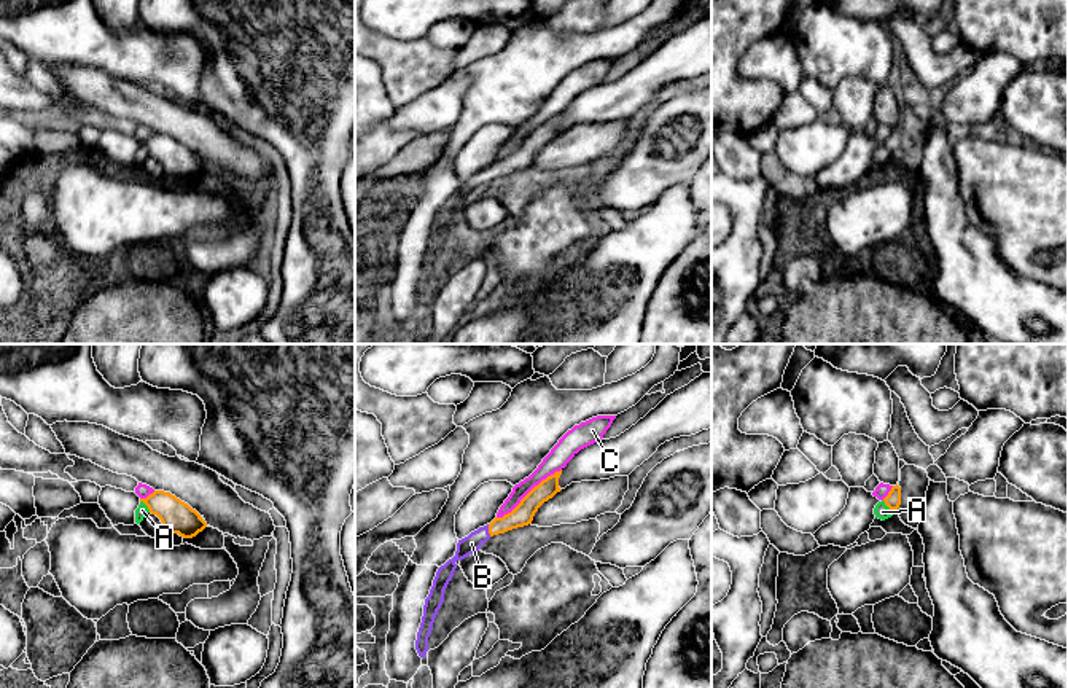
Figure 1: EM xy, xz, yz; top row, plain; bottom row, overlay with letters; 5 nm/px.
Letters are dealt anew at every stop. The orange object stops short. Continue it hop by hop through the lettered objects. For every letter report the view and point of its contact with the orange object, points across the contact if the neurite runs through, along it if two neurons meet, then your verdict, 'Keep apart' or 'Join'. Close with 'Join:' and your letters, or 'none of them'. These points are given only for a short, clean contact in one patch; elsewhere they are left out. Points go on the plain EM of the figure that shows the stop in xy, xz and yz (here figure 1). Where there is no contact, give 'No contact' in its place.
A: Touches orange at yz (890, 152). Boundary: yz (882, 144), (896, 155). Keep apart
B: Touches orange at xz (489, 174). Path across: xz (522, 158), (489, 174), (471, 187). Join
C: Touches orange at xz (529, 136). Keep apart
Join: B

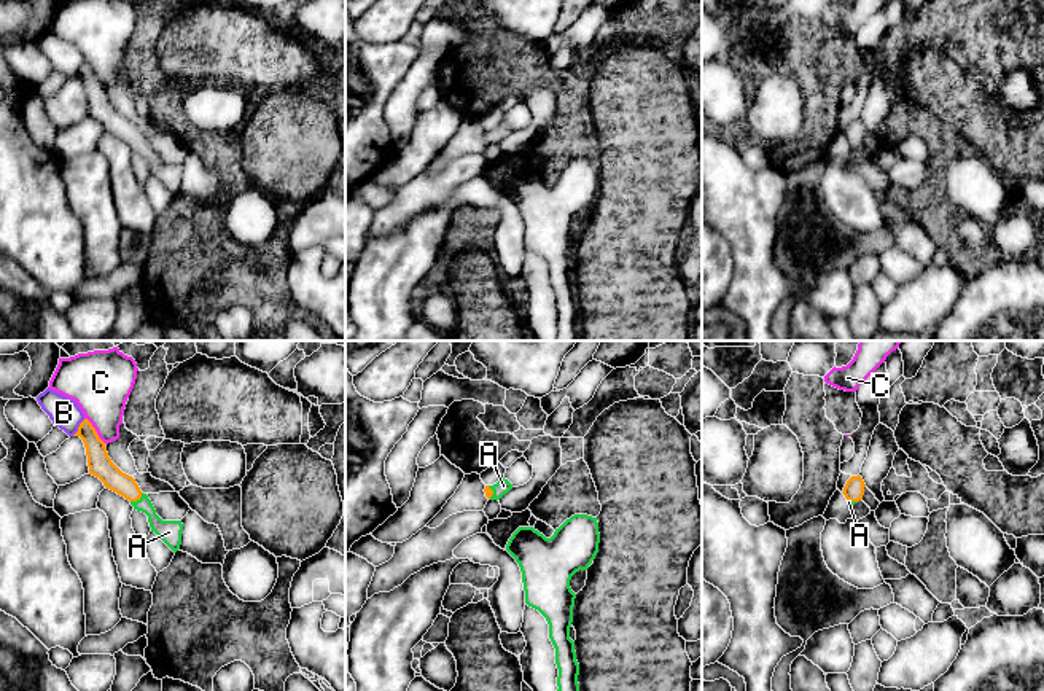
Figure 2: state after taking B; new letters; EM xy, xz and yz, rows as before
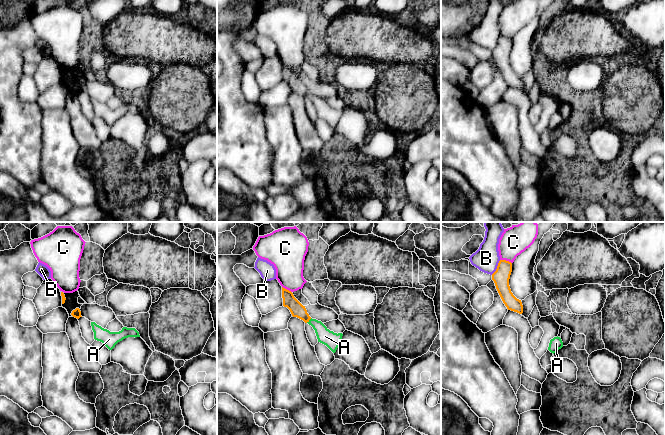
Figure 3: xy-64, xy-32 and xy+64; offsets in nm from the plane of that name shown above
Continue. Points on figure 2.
A: Touches orange at xy (137, 142). Path across: xy (101, 109), (137, 142), (169, 175). Join
B: Touches orange at xy (78, 70). Boundary: xy (85, 62), (72, 78). Keep apart
C: Touches orange at xy (94, 74). Keep apart
Join: A

